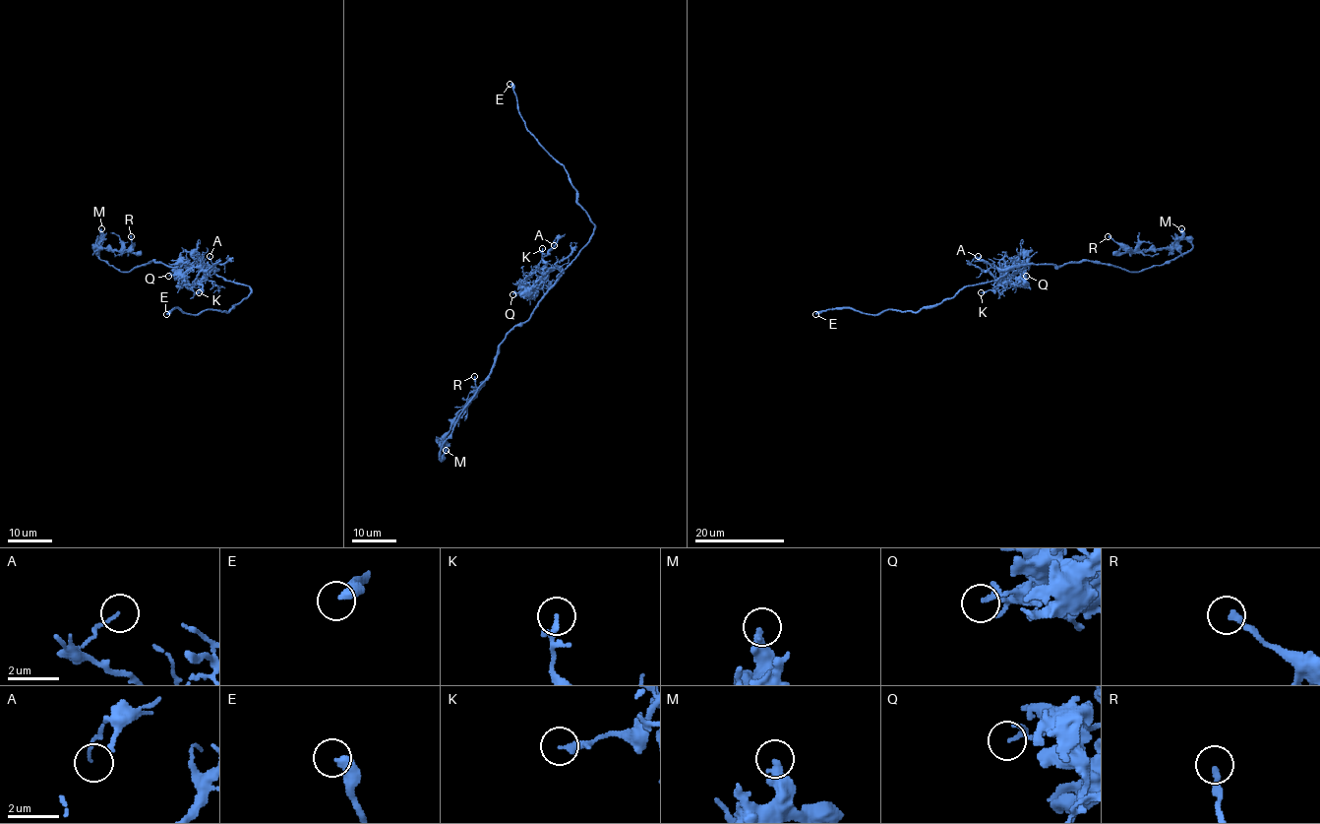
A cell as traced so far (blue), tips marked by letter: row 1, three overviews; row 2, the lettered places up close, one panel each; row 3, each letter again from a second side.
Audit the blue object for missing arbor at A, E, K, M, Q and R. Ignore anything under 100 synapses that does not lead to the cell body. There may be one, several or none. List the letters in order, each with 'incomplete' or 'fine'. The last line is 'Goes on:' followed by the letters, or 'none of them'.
A: fine
E: incomplete
K: fine
M: fine
Q: fine
R: fine
Goes on: E

